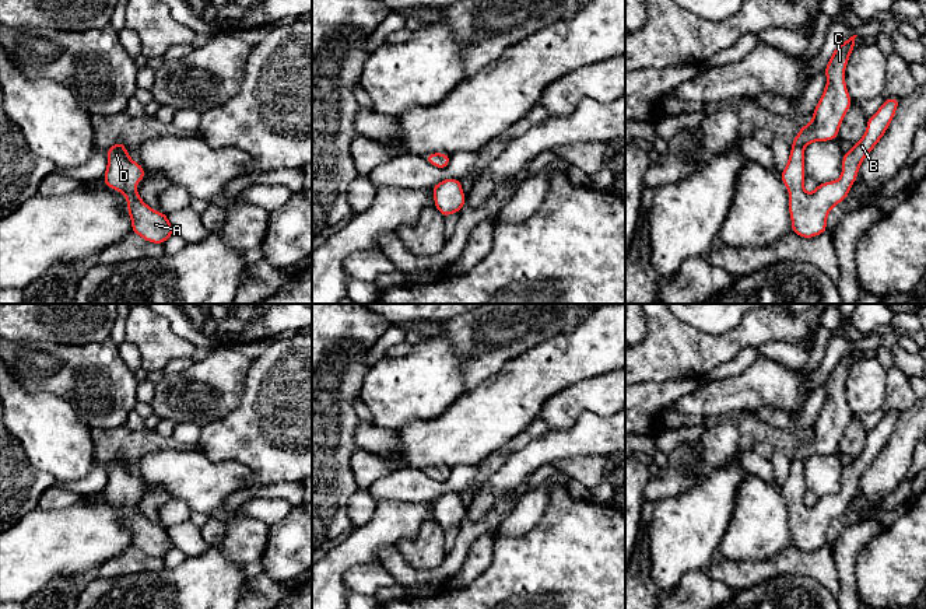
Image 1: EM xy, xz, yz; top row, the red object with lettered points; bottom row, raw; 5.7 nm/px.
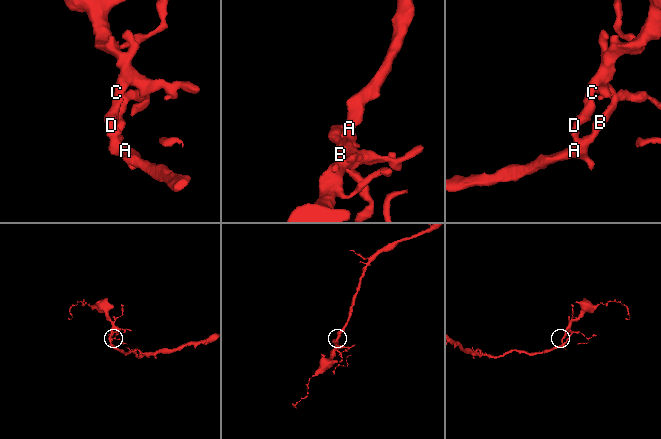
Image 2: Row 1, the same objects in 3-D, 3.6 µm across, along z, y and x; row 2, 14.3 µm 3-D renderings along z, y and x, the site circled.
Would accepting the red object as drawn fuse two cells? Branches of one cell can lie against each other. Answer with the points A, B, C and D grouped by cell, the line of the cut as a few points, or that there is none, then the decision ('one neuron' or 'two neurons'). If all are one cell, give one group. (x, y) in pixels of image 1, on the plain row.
A B C D; no cut; one neuron

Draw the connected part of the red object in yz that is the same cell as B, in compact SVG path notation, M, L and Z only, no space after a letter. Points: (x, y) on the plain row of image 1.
M857 349L850 350L842 358L834 363L832 370L827 378L827 400L813 426L813 435L804 438L792 456L792 463L789 469L788 479L781 487L782 496L789 503L789 528L792 532L792 546L797 547L802 552L813 552L822 546L827 546L827 529L829 524L843 515L848 511L848 507L857 491L859 480L864 470L873 463L873 461L880 455L884 449L888 438L891 437L894 427L898 421L901 412L888 412L884 413L880 423L867 433L867 444L864 449L855 456L855 461L850 465L843 466L842 472L842 489L838 494L818 497L817 503L813 507L806 507L803 503L803 496L806 491L804 486L804 469L803 465L807 458L811 455L827 455L827 454L838 454L838 442L850 421L852 413L845 399L845 381L848 372L855 360L855 351Z

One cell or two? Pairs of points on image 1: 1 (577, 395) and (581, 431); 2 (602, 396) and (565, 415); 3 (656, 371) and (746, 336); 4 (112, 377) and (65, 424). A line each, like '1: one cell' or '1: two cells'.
1: two cells
2: one cell
3: one cell
4: two cells

